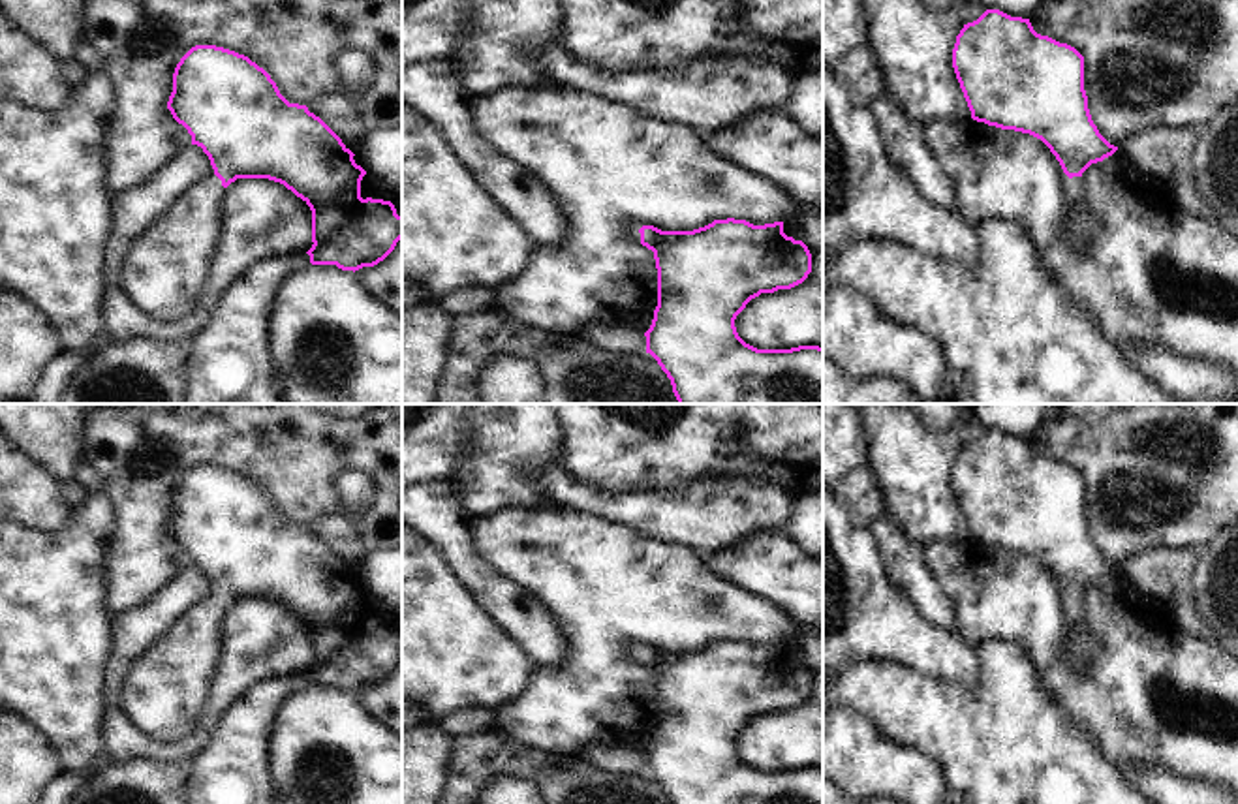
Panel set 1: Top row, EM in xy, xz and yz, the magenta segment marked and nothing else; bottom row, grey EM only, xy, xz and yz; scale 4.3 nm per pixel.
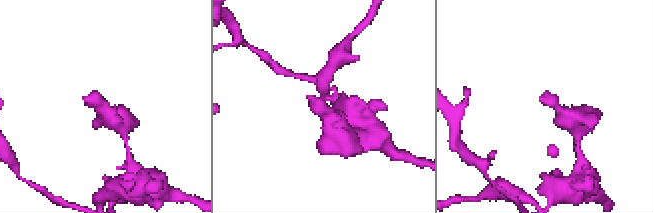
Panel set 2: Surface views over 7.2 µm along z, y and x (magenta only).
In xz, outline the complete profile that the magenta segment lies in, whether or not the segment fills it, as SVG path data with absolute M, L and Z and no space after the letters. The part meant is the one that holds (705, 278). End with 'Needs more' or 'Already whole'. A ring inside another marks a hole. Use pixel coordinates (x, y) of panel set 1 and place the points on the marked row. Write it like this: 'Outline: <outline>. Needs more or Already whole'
Outline: M714 220L693 231L661 231L654 225L626 227L629 240L654 252L658 306L646 336L650 353L673 385L678 404L823 404L823 348L757 349L735 327L736 316L761 293L791 289L812 272L812 254L802 240L783 233L783 222L753 225L746 220Z. Needs more

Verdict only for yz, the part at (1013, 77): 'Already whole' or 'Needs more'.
Needs more

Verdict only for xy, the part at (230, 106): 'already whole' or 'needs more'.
needs more

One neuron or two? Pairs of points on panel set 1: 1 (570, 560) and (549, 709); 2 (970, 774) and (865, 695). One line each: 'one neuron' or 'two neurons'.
1: one neuron
2: one neuron

